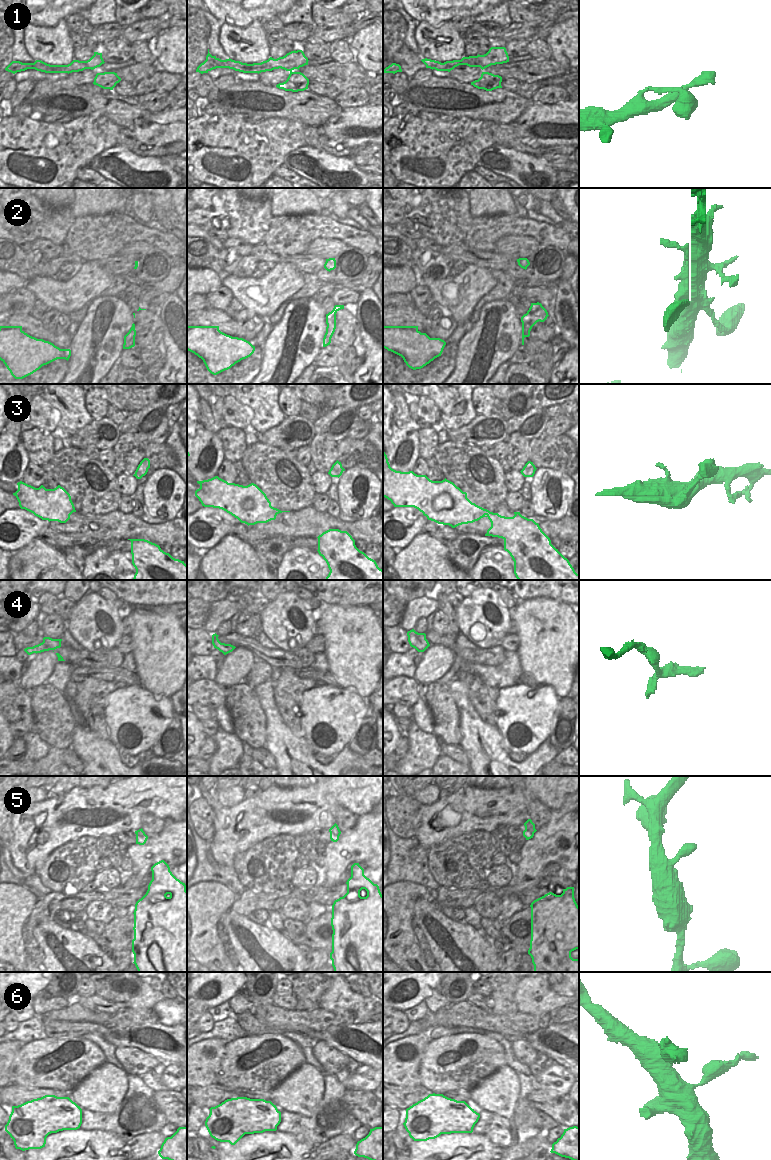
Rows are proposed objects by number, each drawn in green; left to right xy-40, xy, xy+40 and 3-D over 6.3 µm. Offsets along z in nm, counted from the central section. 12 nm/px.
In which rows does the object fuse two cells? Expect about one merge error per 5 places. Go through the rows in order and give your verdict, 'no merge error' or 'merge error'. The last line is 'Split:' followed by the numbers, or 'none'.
1: no merge error
2: no merge error
3: no merge error
4: no merge error
5: no merge error
6: no merge error
Split: none

